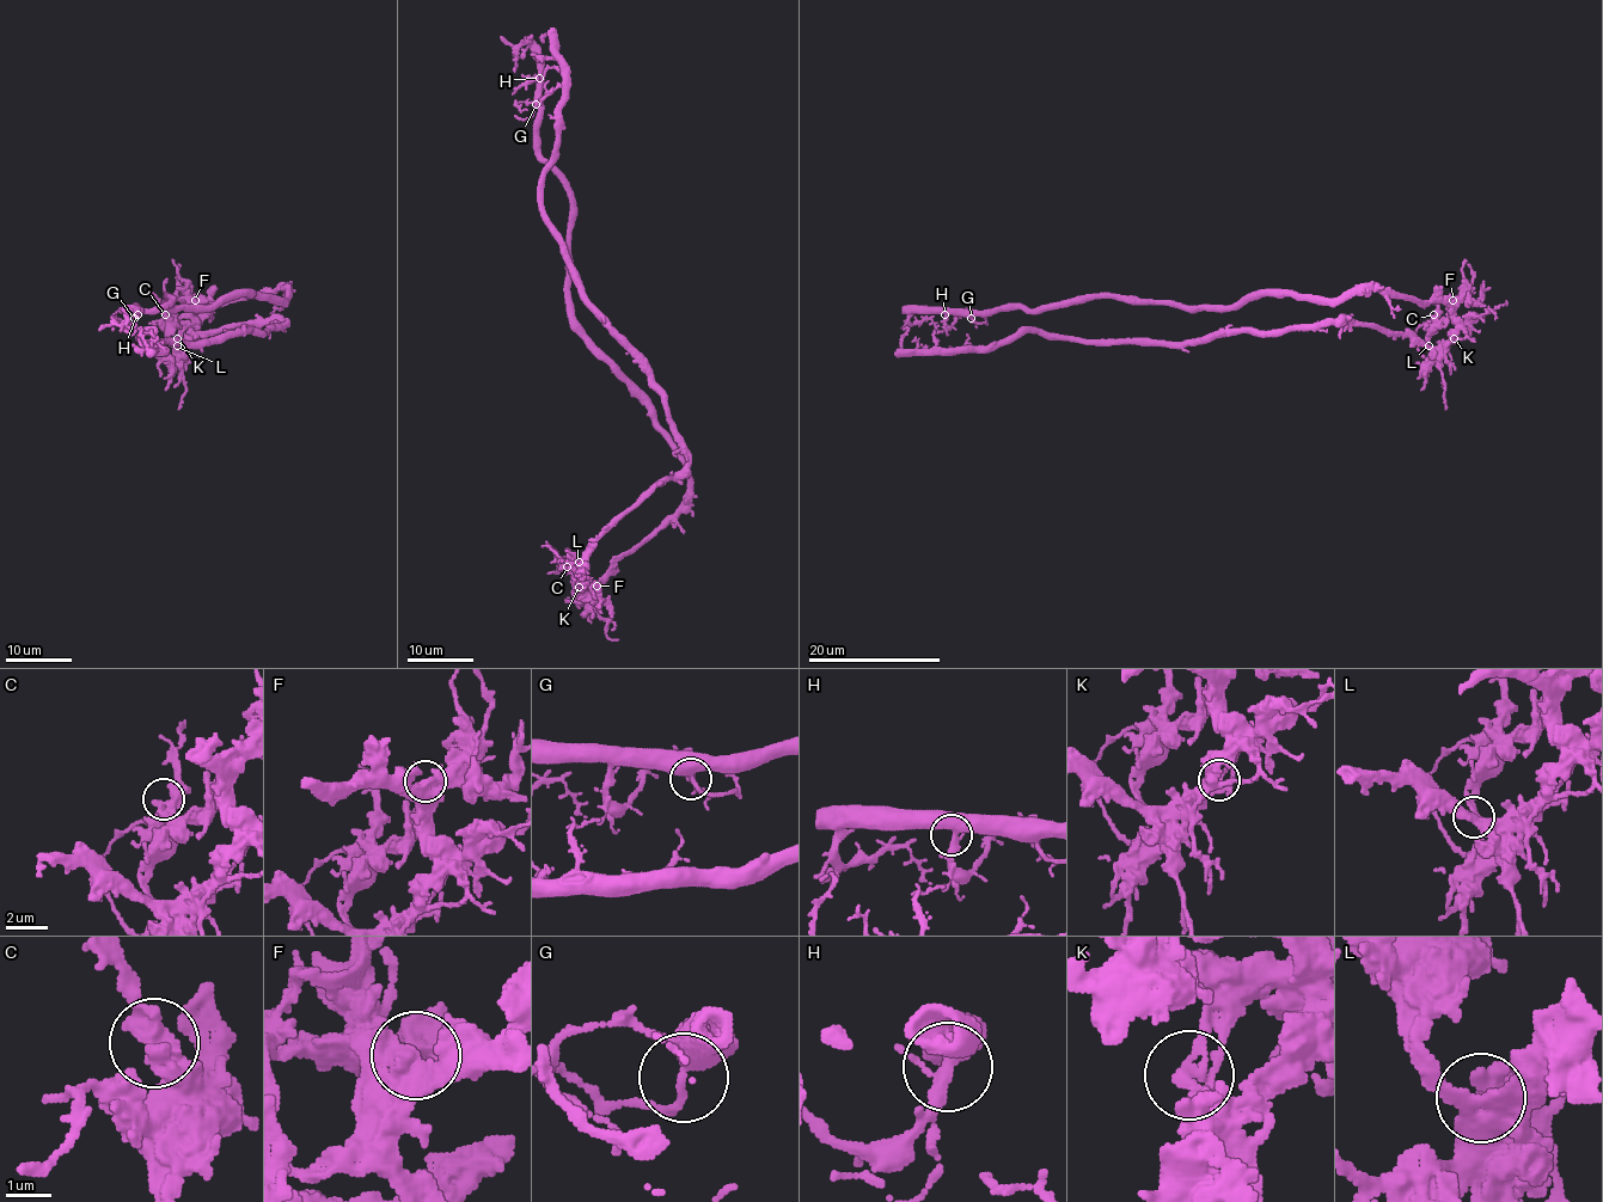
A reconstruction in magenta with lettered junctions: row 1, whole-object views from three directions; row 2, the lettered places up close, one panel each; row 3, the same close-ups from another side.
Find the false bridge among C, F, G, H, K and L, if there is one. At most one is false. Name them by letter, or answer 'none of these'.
K

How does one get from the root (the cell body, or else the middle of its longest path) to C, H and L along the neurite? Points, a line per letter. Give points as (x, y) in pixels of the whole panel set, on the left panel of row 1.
C: (195, 326), (182, 323), (173, 313), (172, 319), (165, 314)
H: (195, 326), (191, 312), (201, 301), (287, 293), (227, 295), (209, 306), (173, 306), (169, 296), (138, 314)
L: (195, 326), (195, 331), (177, 345)

